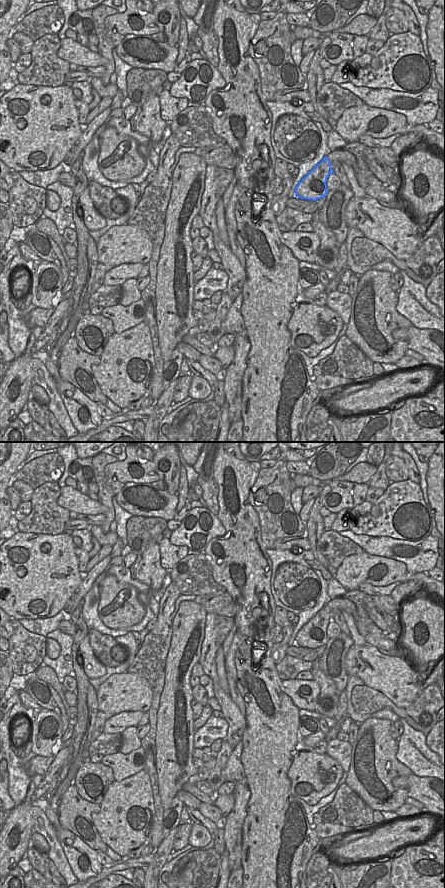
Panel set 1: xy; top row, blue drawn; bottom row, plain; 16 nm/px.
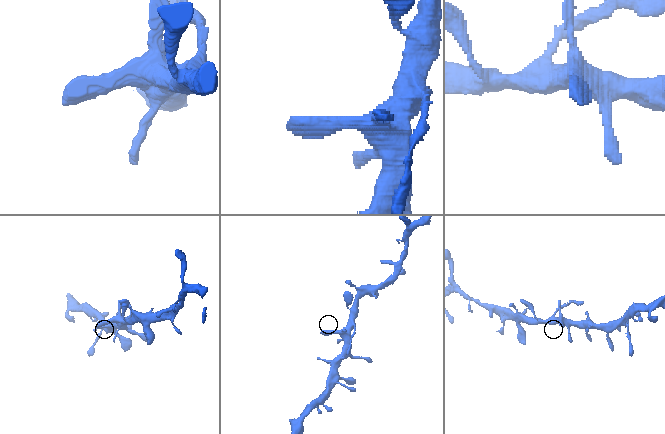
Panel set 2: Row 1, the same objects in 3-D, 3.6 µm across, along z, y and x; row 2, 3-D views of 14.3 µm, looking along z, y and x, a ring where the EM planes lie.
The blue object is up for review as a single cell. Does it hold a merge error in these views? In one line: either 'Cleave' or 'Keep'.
Cleave

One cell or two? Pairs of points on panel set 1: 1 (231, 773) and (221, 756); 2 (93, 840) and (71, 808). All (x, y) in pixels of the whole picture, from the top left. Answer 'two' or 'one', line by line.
1: two
2: one

